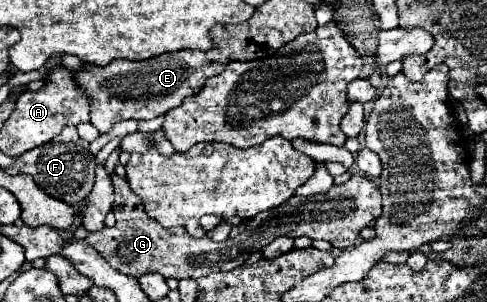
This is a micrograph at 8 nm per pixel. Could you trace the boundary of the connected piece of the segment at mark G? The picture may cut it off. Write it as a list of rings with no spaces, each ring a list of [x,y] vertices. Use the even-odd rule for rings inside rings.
[[[115,173],[111,175],[113,189],[115,189],[115,201],[113,201],[113,213],[117,223],[113,227],[105,227],[97,235],[87,235],[85,243],[97,249],[107,263],[133,277],[141,277],[145,273],[161,273],[163,277],[173,279],[201,279],[215,271],[231,271],[239,265],[243,265],[251,253],[261,251],[265,245],[269,245],[279,235],[291,235],[291,237],[311,237],[311,239],[323,239],[329,241],[333,247],[351,249],[357,243],[359,231],[367,227],[371,221],[379,217],[381,211],[381,193],[377,189],[377,183],[367,175],[351,175],[351,179],[343,185],[333,185],[327,193],[311,195],[311,197],[291,197],[283,205],[257,213],[253,219],[247,221],[247,229],[239,233],[237,237],[231,237],[223,243],[215,243],[209,237],[191,237],[183,227],[161,227],[155,219],[151,219],[145,213],[141,197],[137,197],[129,183]]]

